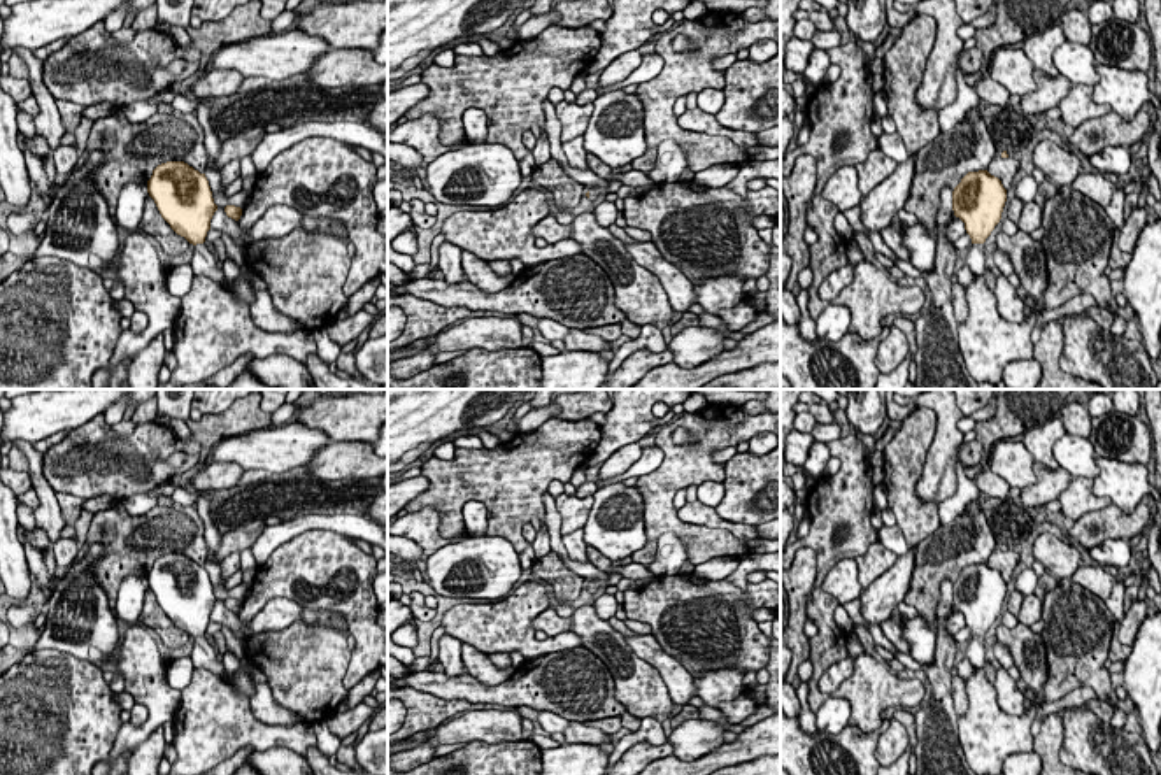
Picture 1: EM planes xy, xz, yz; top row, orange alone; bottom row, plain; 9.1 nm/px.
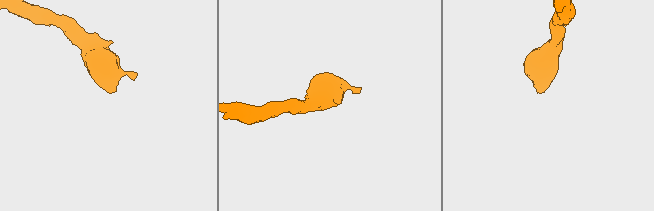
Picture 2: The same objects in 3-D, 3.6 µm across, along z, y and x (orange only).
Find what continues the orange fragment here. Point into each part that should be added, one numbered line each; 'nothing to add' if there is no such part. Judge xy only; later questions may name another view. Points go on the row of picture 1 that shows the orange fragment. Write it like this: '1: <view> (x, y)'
1: xy (204, 263)

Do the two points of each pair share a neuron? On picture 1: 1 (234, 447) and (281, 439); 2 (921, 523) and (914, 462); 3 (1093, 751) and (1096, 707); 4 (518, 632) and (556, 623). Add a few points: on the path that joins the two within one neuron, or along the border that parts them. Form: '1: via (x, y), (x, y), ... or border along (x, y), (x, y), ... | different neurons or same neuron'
1: via (246, 447), (269, 447) | same neuron
2: via (907, 507), (907, 477) | same neuron
3: border along (1081, 705), (1109, 723) | different neurons
4: border along (549, 607), (534, 619), (532, 626), (535, 630) | different neurons

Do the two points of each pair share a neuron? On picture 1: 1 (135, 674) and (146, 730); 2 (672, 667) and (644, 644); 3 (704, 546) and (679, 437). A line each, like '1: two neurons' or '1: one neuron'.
1: one neuron
2: one neuron
3: two neurons

